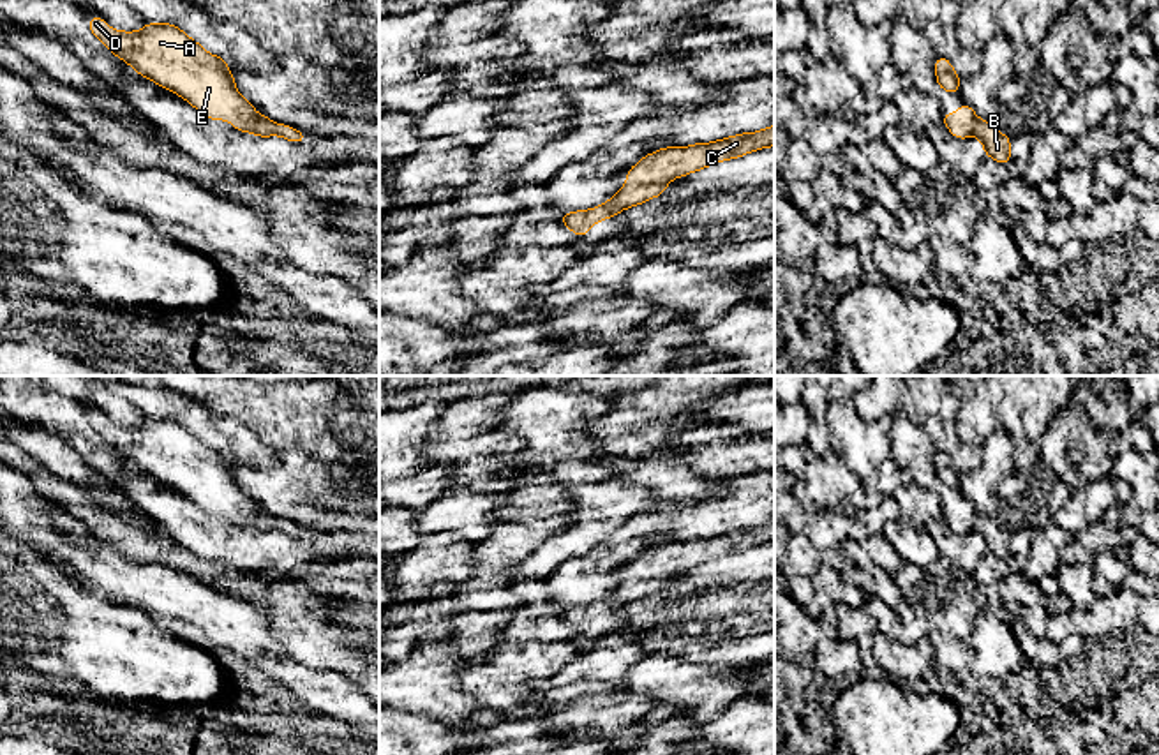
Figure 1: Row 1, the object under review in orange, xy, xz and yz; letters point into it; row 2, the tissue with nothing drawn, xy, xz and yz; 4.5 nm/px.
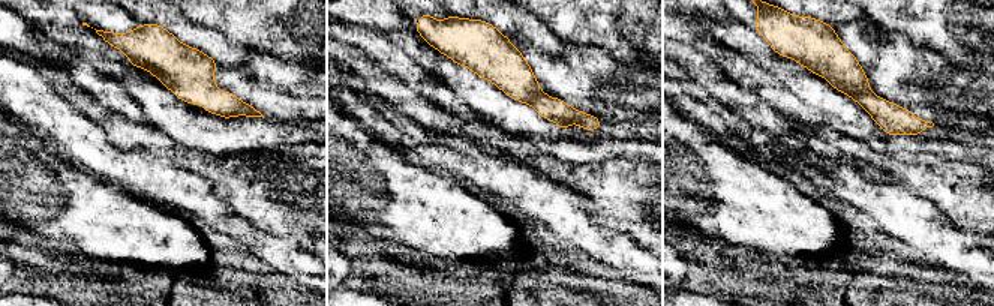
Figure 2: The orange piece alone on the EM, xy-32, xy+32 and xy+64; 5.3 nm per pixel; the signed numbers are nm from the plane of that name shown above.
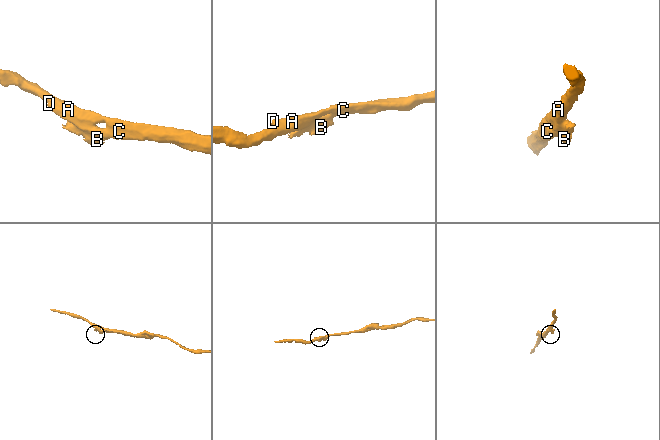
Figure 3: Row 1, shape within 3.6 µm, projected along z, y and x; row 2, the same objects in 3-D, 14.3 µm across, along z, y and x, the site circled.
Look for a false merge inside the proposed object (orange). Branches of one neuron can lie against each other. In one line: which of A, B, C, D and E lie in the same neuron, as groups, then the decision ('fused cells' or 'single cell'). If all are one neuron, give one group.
A C D E / B | fused cells

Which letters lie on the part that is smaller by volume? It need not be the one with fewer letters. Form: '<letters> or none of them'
B

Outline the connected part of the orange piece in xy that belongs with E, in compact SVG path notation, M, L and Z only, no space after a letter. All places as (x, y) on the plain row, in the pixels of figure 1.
M101 411L88 415L111 450L129 459L139 471L171 485L210 515L236 515L250 526L268 515L240 490L228 457L208 448L171 418L146 418L138 427L111 423Z

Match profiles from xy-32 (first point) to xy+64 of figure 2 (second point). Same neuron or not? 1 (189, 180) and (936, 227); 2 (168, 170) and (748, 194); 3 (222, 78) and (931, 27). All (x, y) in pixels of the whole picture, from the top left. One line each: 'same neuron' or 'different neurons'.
1: same neuron
2: different neurons
3: different neurons

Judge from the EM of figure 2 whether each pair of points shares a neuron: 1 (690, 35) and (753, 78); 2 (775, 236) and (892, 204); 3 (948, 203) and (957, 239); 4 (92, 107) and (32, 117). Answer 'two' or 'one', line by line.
1: one
2: two
3: two
4: two

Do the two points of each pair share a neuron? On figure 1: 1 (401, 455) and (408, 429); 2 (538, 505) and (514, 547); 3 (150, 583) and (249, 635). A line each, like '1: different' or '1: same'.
1: same
2: different
3: same

